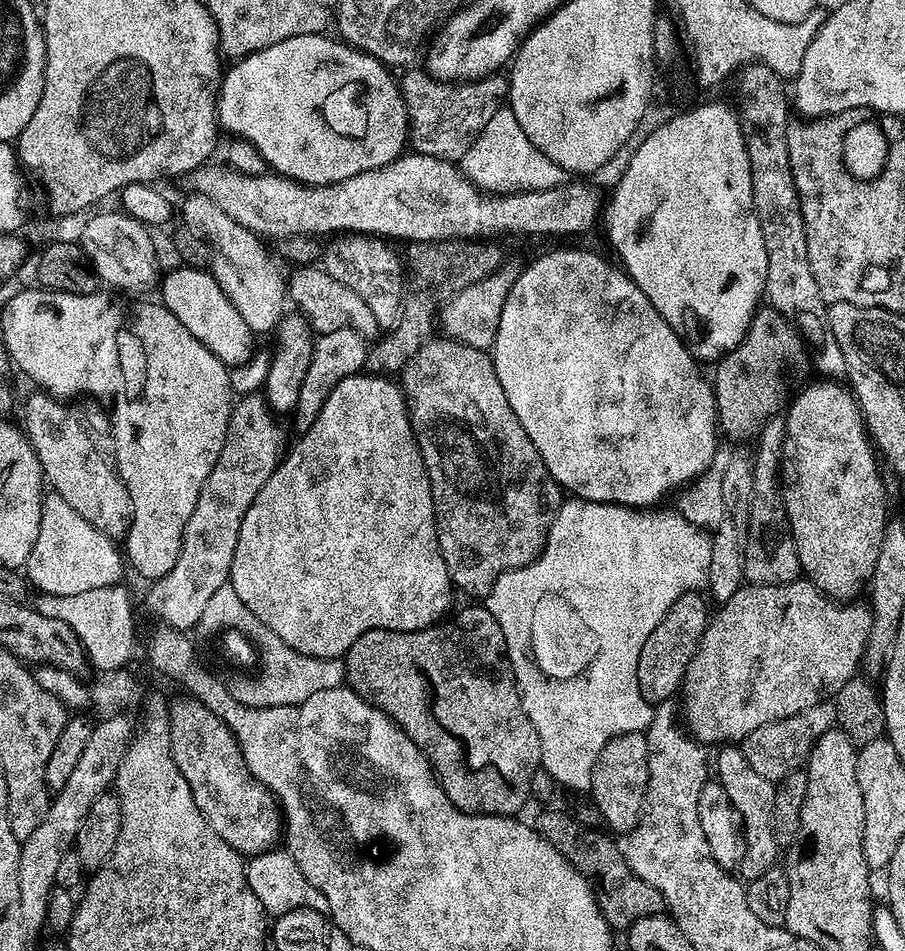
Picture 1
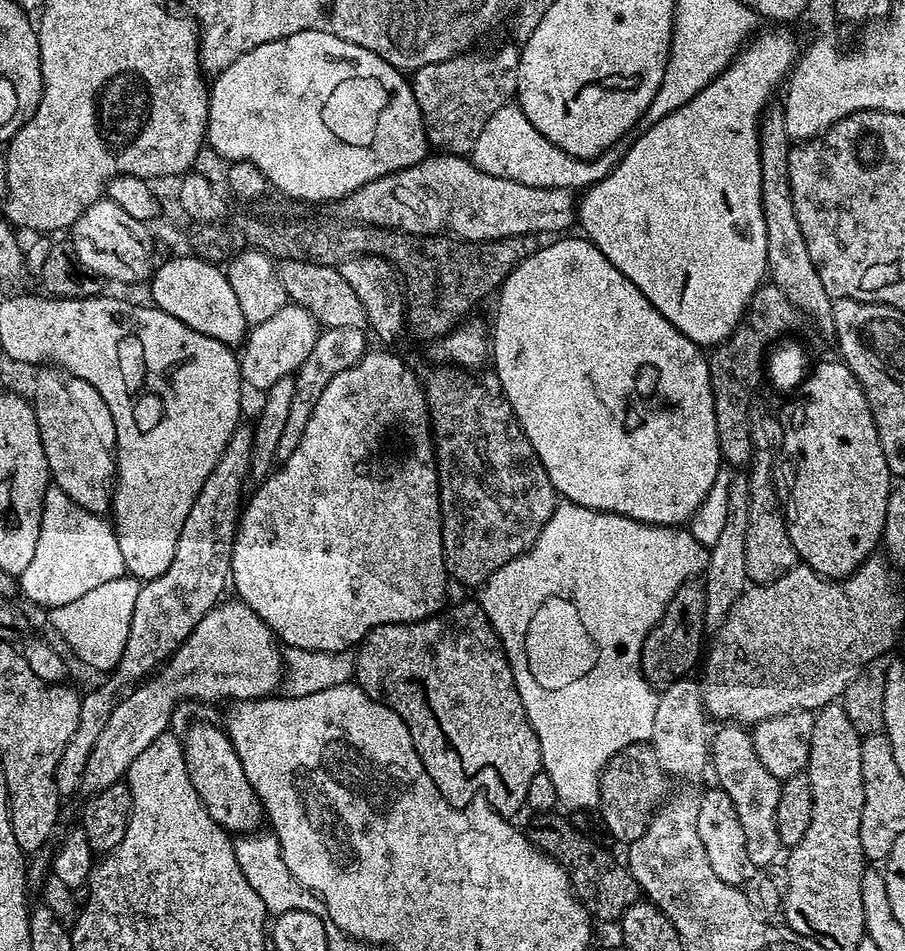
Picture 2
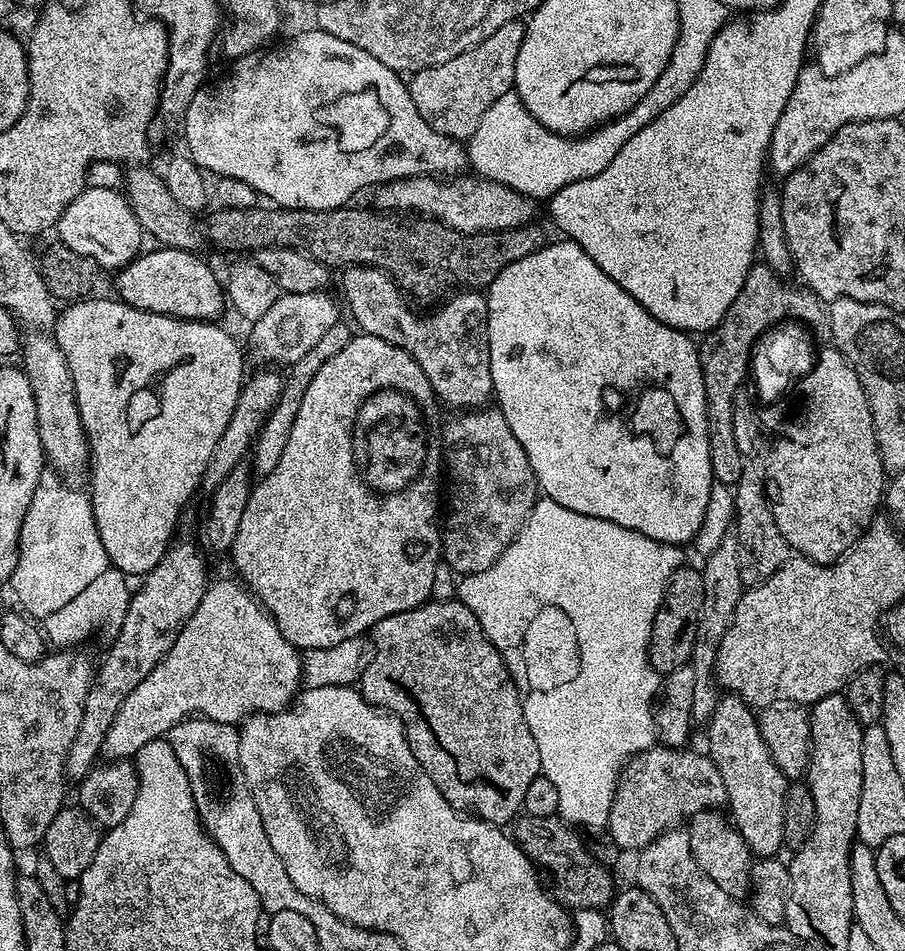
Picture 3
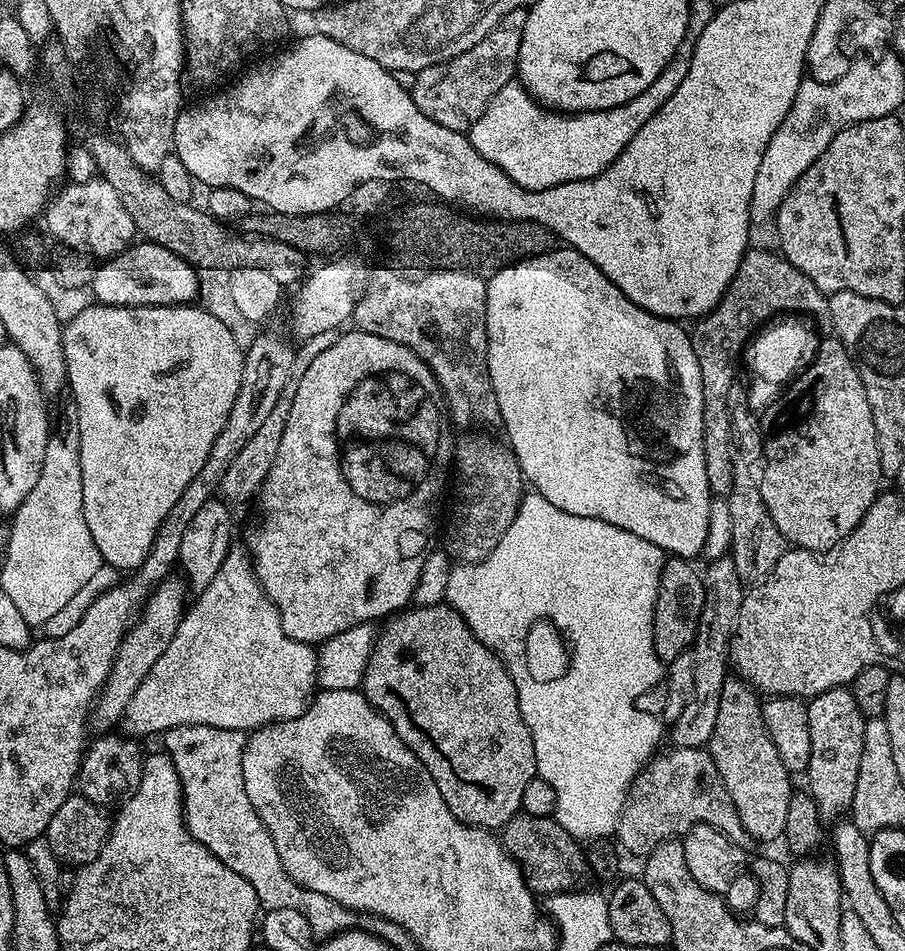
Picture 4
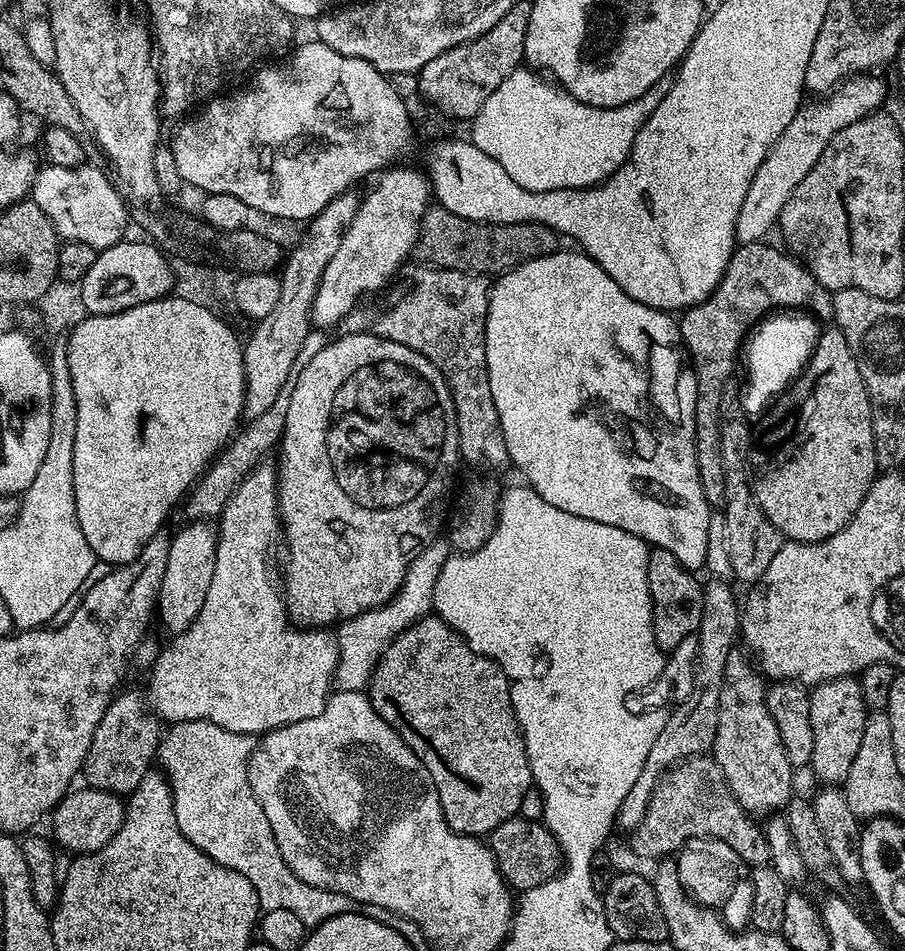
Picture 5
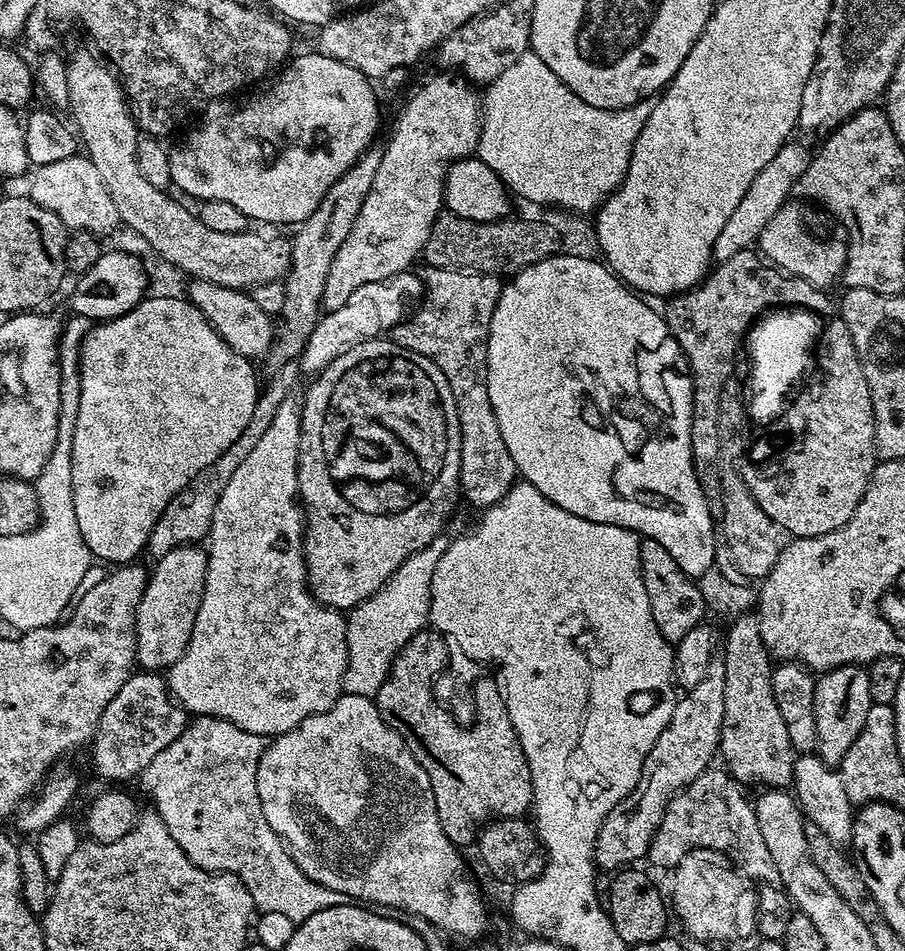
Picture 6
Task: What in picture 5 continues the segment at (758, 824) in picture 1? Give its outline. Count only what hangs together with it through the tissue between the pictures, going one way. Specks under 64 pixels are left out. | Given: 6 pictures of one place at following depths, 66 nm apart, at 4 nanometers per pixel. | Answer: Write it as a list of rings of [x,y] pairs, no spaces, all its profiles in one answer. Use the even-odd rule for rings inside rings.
[[[743,647],[733,648],[730,658],[726,658],[726,674],[722,674],[722,695],[718,697],[718,734],[712,743],[710,756],[722,770],[724,781],[728,783],[728,788],[742,810],[746,810],[753,818],[768,818],[787,809],[788,802],[794,795],[794,769],[790,758],[786,758],[786,746],[782,746],[778,726],[774,726],[774,718],[770,718],[770,706],[766,706],[767,693],[765,677],[754,663],[753,657]]]

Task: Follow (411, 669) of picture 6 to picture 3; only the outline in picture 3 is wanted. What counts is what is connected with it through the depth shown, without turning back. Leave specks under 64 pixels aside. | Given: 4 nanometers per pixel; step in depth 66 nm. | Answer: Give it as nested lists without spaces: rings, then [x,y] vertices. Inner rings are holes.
[[[433,598],[426,604],[420,604],[414,610],[406,610],[402,614],[390,614],[390,618],[382,618],[382,622],[378,622],[370,629],[371,636],[371,656],[365,663],[358,681],[360,695],[368,703],[375,704],[376,707],[384,709],[385,712],[392,713],[402,722],[406,742],[410,746],[414,758],[418,758],[422,770],[426,770],[426,774],[430,774],[434,786],[438,786],[438,790],[446,798],[446,802],[450,802],[452,808],[455,808],[457,812],[471,814],[497,826],[507,825],[507,820],[509,822],[515,821],[521,811],[519,808],[523,806],[524,799],[527,798],[528,791],[532,788],[532,783],[535,782],[536,776],[538,780],[541,775],[538,742],[534,742],[534,734],[530,734],[530,726],[526,726],[524,702],[520,690],[517,688],[515,680],[508,673],[508,668],[504,665],[504,660],[498,654],[498,650],[486,638],[478,618],[474,618],[474,610],[470,610],[470,606],[463,604],[459,598],[450,600]]]

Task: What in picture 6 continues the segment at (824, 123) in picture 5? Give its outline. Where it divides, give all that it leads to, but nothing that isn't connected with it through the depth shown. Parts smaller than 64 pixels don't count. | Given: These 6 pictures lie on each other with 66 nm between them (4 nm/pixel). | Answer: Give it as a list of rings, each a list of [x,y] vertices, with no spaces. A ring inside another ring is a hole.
[[[789,142],[780,147],[778,154],[774,154],[774,158],[770,158],[770,162],[762,166],[762,170],[758,170],[758,178],[750,182],[750,190],[742,194],[742,202],[734,206],[734,214],[726,218],[726,226],[722,226],[722,234],[718,234],[714,242],[712,254],[717,261],[734,258],[734,254],[739,252],[747,252],[759,241],[766,222],[770,222],[770,218],[789,203],[792,187],[796,185],[798,178],[802,178],[809,159],[810,152],[802,145]]]

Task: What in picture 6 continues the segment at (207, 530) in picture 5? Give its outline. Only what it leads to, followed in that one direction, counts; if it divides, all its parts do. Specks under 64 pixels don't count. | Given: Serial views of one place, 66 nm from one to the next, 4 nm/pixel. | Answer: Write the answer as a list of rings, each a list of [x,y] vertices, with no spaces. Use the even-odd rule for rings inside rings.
[[[195,543],[182,544],[159,557],[153,564],[156,565],[151,565],[148,585],[136,611],[136,662],[144,670],[167,670],[178,658],[182,658],[190,642],[190,634],[194,634],[194,618],[198,618],[198,606],[202,606],[202,594],[206,586],[208,553]]]

